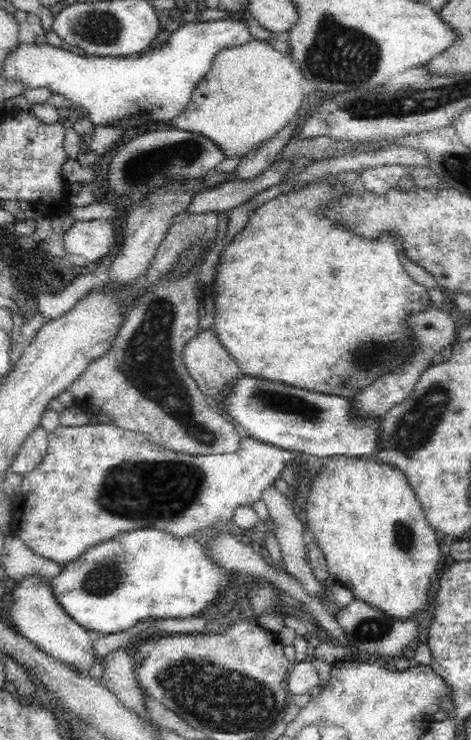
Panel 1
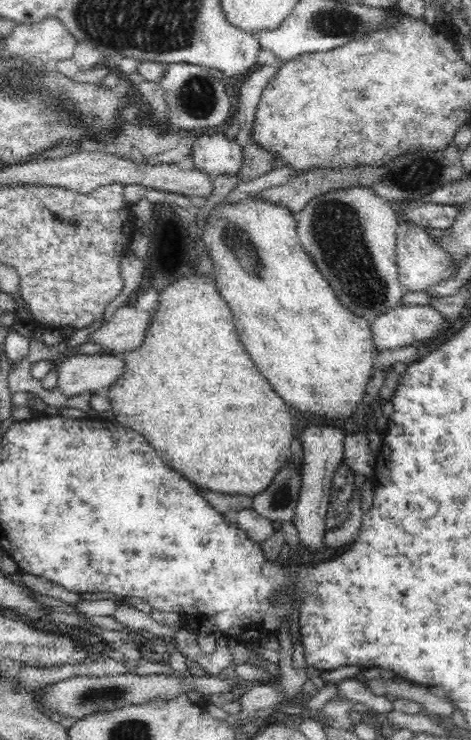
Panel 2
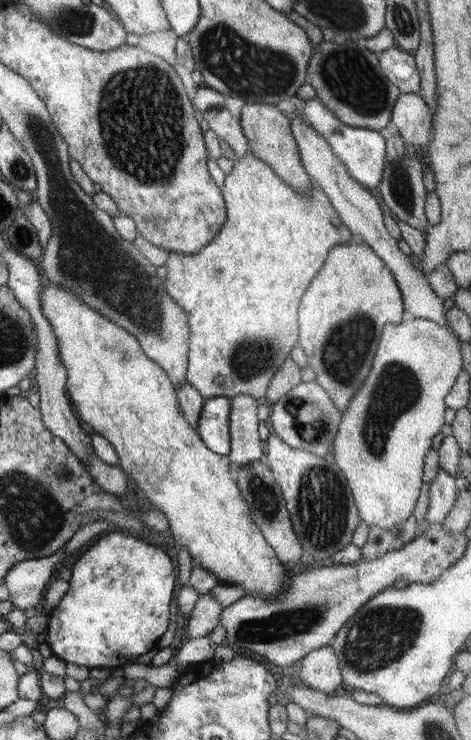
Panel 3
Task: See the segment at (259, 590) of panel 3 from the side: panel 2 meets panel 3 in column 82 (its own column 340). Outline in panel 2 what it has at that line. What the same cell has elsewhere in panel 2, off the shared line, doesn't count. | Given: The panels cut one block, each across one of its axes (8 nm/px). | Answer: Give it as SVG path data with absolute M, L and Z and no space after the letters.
M250 197L247 200L238 202L238 204L227 204L225 200L219 204L218 208L212 210L211 215L212 219L209 222L207 230L204 231L202 242L205 244L210 258L214 260L214 278L218 292L231 308L233 323L239 334L239 339L244 344L243 347L246 349L246 352L250 354L249 357L258 366L260 374L270 382L270 386L274 389L274 392L282 398L290 411L294 409L294 411L302 415L310 415L316 419L325 420L325 423L328 423L329 420L344 421L354 416L359 408L361 408L361 403L366 394L366 386L368 386L368 382L370 382L374 374L373 364L376 352L371 333L372 324L366 319L350 312L338 301L338 297L336 297L336 294L334 294L334 291L328 285L328 281L322 277L322 273L312 263L310 255L306 254L306 251L302 249L302 245L298 241L297 222L294 221L293 215L286 208L277 206L274 203L268 203L268 201L262 201L262 199Z

